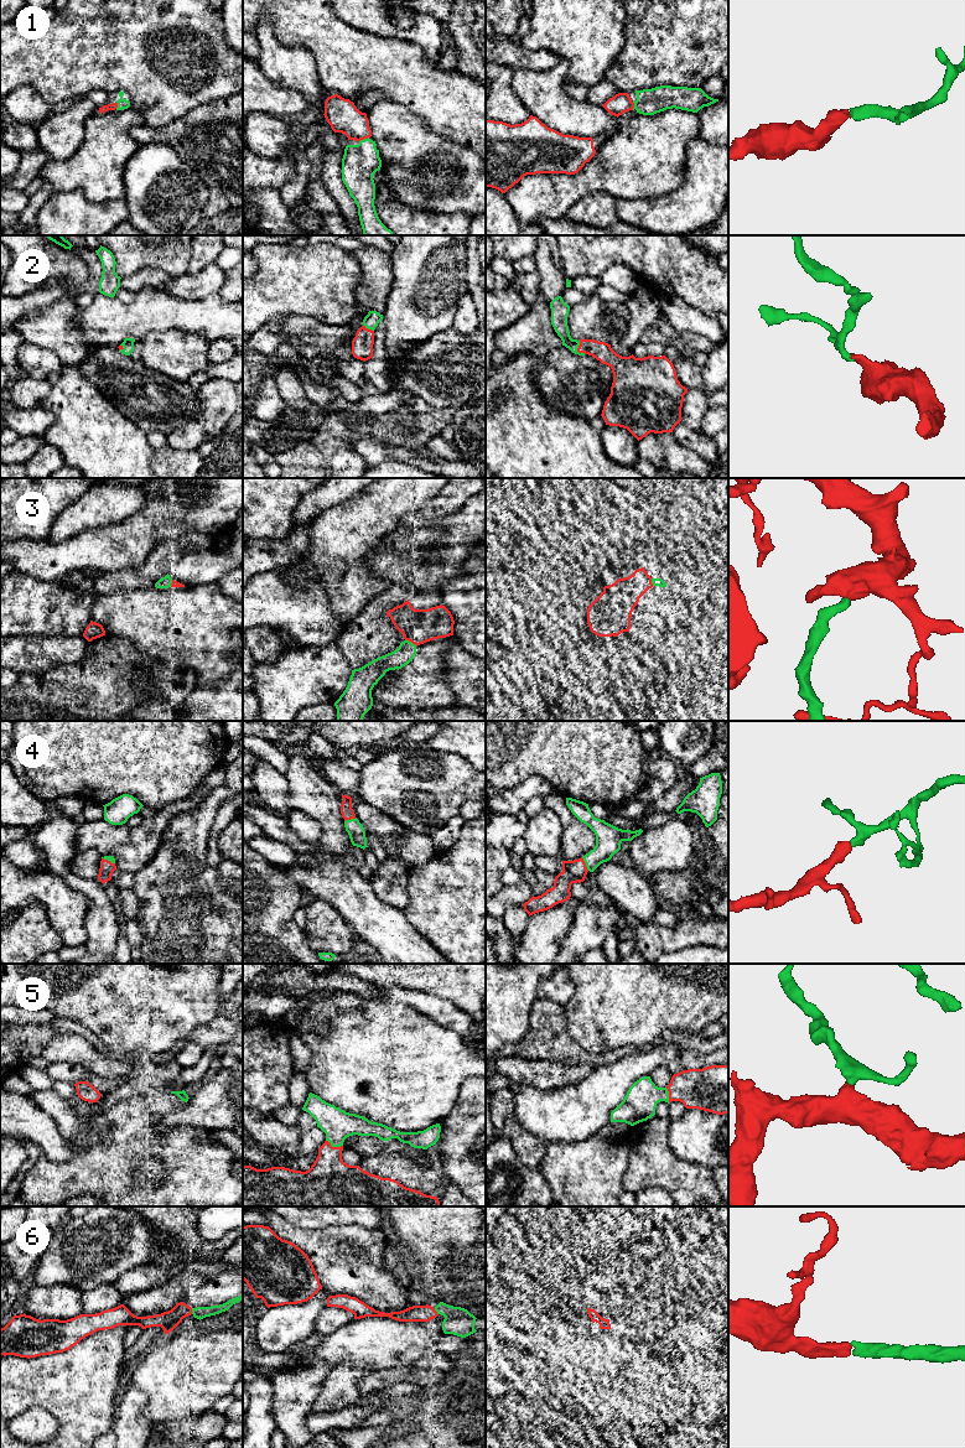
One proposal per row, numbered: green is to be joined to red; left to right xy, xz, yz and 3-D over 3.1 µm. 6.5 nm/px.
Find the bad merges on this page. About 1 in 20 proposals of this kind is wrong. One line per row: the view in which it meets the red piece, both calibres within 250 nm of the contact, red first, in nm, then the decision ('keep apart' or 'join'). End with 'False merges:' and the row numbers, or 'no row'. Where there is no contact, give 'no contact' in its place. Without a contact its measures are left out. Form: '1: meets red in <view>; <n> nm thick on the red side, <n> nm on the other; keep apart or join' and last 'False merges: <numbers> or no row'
1: meets red in xz; 200 nm thick on the red side, 240 nm on the other; join
2: meets red in yz; 120 nm thick on the red side, 110 nm on the other; join
3: meets red in xz; 220 nm thick on the red side, 120 nm on the other; join
4: meets red in yz; 150 nm thick on the red side, 170 nm on the other; join
5: meets red in xz; 360 nm thick on the red side, 200 nm on the other; join
6: meets red in xz; 110 nm thick on the red side, 180 nm on the other; join
False merges: no row

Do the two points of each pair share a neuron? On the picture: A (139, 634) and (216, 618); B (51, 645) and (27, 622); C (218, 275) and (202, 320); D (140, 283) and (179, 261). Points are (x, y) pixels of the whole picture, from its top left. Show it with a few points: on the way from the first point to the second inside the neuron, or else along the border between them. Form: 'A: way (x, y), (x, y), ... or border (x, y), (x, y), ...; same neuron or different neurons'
A: way (157, 618), (197, 618); same neuron
B: border (68, 636), (13, 637); different neurons
C: border (218, 291), (200, 299), (183, 300); different neurons
D: border (186, 273), (170, 275), (143, 268), (133, 275); different neurons

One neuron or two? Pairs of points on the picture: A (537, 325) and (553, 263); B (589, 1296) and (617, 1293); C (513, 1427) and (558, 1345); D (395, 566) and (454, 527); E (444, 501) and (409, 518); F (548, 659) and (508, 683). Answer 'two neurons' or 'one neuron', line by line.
A: one neuron
B: one neuron
C: two neurons
D: one neuron
E: one neuron
F: two neurons

